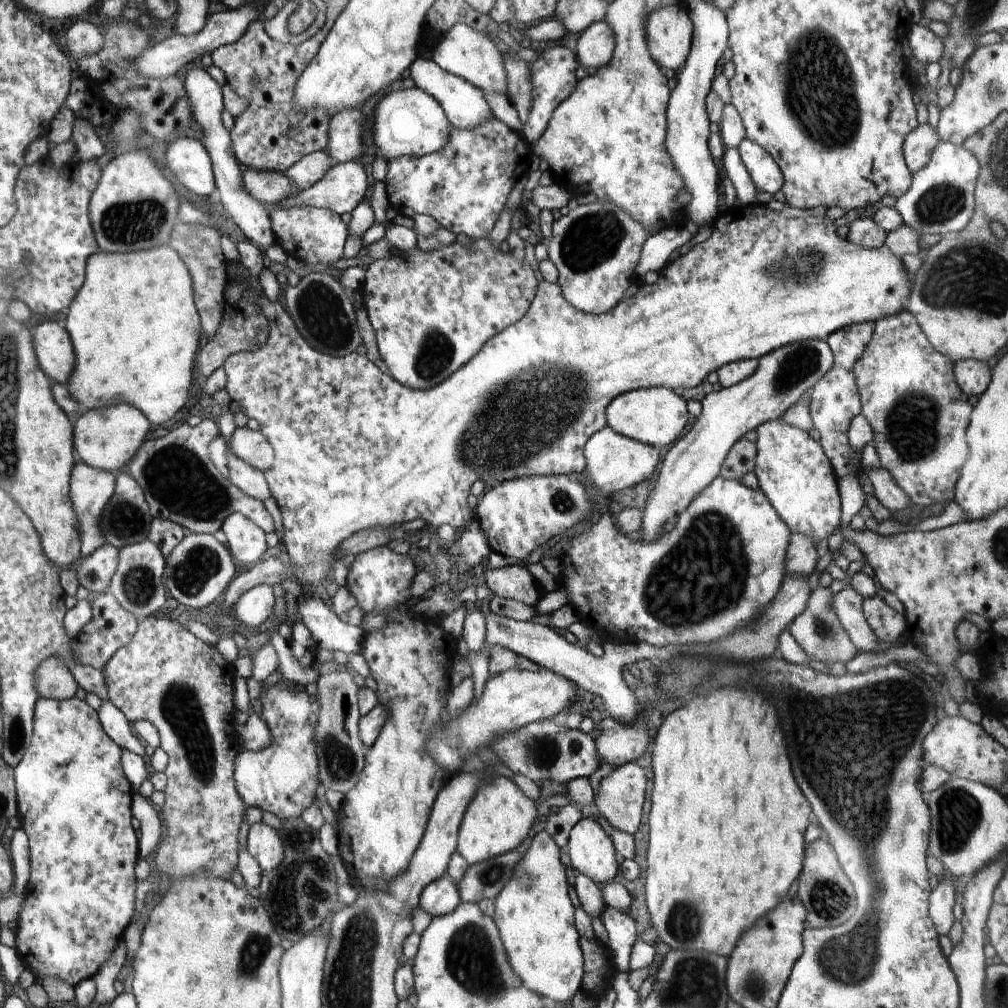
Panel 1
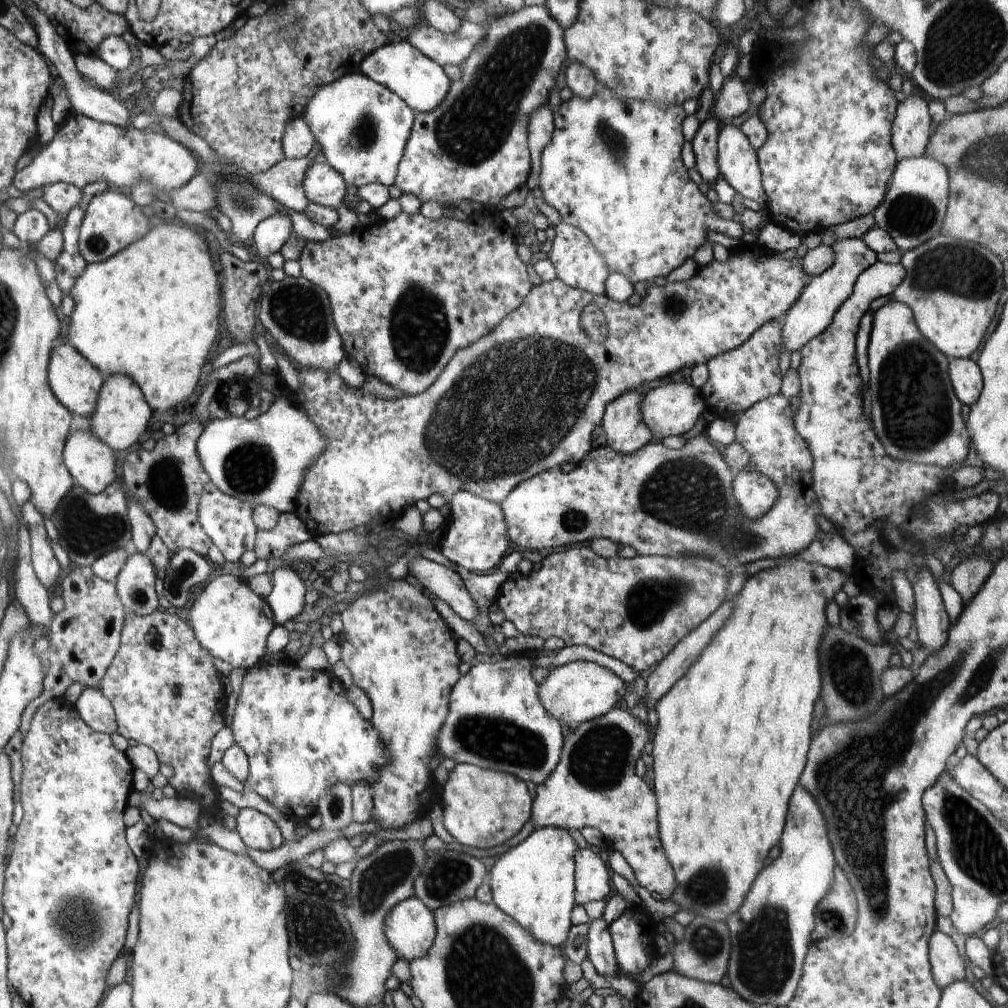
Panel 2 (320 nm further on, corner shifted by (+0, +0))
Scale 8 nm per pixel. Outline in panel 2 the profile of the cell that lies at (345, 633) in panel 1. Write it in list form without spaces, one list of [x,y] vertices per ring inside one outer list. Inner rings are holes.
[[[278,567],[271,574],[272,590],[266,597],[277,623],[282,626],[287,620],[302,612],[305,603],[304,575],[296,567]]]

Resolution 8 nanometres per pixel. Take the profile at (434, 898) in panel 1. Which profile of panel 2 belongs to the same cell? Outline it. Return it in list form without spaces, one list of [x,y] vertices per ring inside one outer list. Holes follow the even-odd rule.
[[[412,895],[390,909],[384,932],[398,959],[412,962],[427,956],[433,946],[437,927],[433,912]]]

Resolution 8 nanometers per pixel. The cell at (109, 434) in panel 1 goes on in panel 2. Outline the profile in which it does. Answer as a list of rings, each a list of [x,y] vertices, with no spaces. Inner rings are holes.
[[[116,373],[113,376],[106,376],[104,387],[97,398],[97,408],[90,416],[90,430],[112,450],[126,450],[142,436],[152,416],[151,406],[144,402],[144,397],[144,392],[140,392],[138,383],[135,383],[128,375]]]

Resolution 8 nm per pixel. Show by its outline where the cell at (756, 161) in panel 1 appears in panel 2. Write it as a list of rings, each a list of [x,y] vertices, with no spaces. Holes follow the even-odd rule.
[[[721,126],[717,136],[717,163],[721,178],[724,178],[735,192],[742,194],[744,198],[751,198],[761,207],[766,208],[767,196],[762,188],[757,152],[740,127]]]

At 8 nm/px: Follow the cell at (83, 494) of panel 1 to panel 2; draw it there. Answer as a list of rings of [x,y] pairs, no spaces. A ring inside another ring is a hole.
[[[80,429],[68,438],[64,461],[76,484],[90,495],[101,493],[116,480],[112,449],[92,430]]]

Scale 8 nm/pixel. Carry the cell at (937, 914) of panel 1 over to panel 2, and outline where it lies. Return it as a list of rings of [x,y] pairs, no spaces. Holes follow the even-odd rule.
[[[934,931],[929,940],[932,976],[940,989],[956,981],[964,981],[966,963],[958,954],[954,940],[942,931]]]

